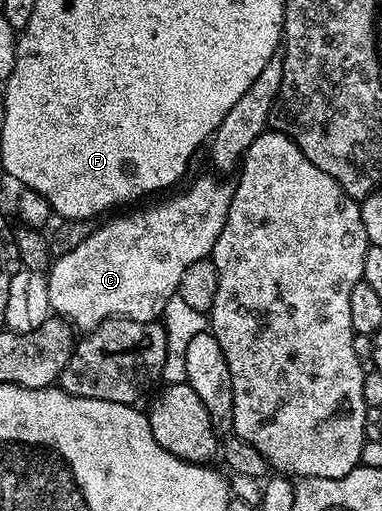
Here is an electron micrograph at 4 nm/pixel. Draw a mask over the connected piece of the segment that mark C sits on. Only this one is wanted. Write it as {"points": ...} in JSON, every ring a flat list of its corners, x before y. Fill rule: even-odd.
{"points":[[199,178,196,180,195,183,192,184,191,187,188,188,188,190,183,190,180,192,180,194,172,193,170,196,167,196,167,197,172,196,172,198,167,198,164,200,164,202,155,202,152,204,152,206,145,207,144,210,135,210,132,212,132,214,123,214,120,216,120,218,115,218,112,220,112,222,105,223,104,226,96,225,94,229,92,229,90,236,88,236,85,240,81,240,81,244,77,244,77,248,73,248,73,252,65,252,64,254,58,255,58,257,56,257,54,261,52,261,50,269,47,270,46,276,47,276,47,287,49,288,49,304,51,305,52,311,54,311,54,313,58,315,58,317,62,318,63,321,70,322,72,327,74,327,74,329,79,332,96,330,96,328,99,327,99,325,109,320,110,318,128,318,129,320,137,320,138,322,153,322,162,319,166,305,169,304,172,297,178,295,179,285,181,284,181,275,185,273,185,268,189,268,189,264,197,264,197,260,201,260,202,258,210,258,213,244,217,244,217,236,221,236,221,228,225,228,225,216,229,216,229,204,231,203,231,192,232,187,230,185,226,186,225,183,218,182,218,180,215,178]]}

